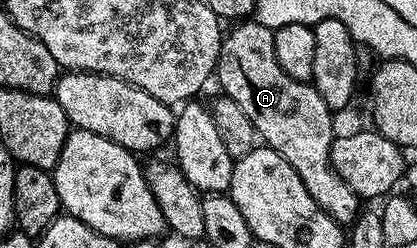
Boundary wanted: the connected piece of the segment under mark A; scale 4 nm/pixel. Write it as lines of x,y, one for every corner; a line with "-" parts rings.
243,20
236,26
239,27
232,34
228,33
224,37
223,51
219,53
217,82
219,78
219,86
223,89
220,91
232,98
241,108
241,112
245,112
247,119
254,124
258,137
277,151
295,169
297,176
301,176
305,188
309,188
309,194
313,196
313,200
317,200
319,207
340,226
350,227
360,216
361,200
331,167
331,146
337,137
335,122
331,119
334,118
333,111
325,104
325,100
321,100
311,82
293,80
293,76
289,76
285,68
281,68
275,55
275,31
261,25
257,20

